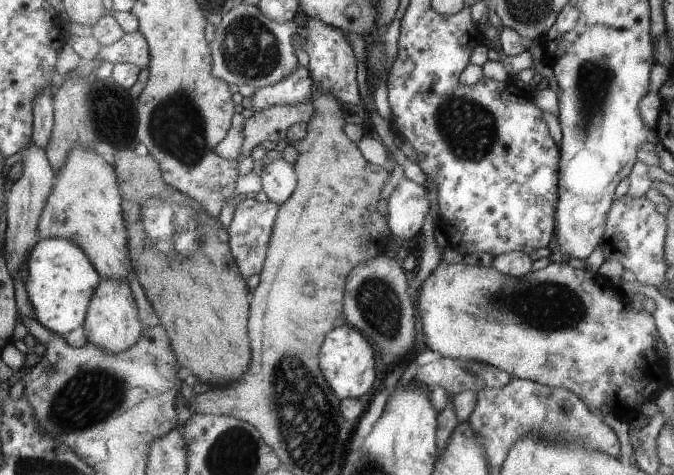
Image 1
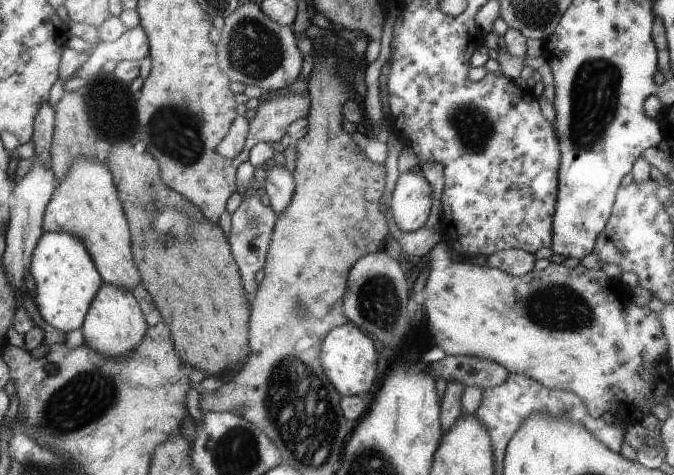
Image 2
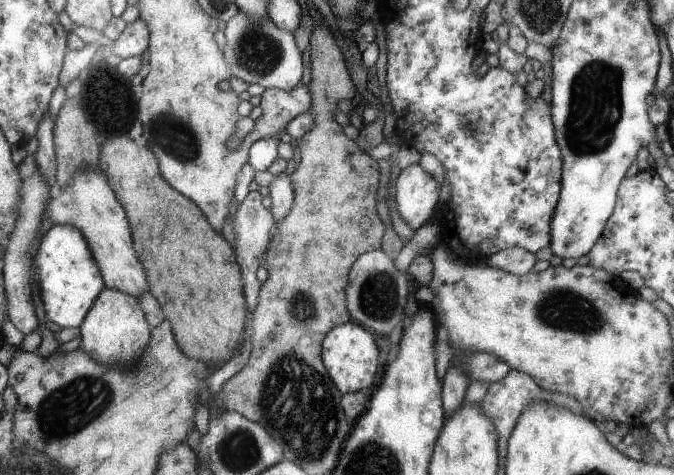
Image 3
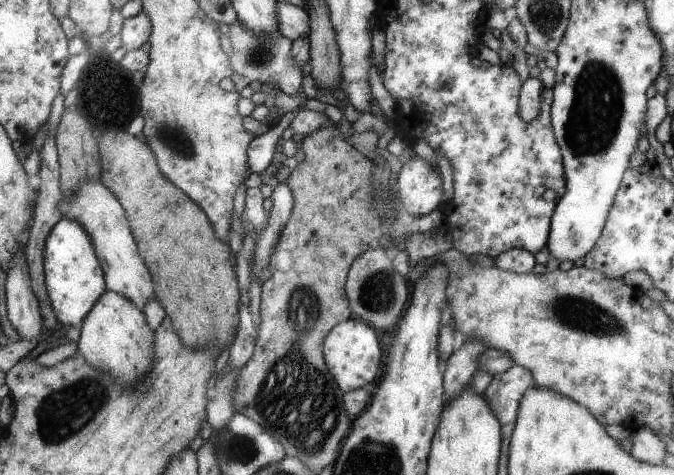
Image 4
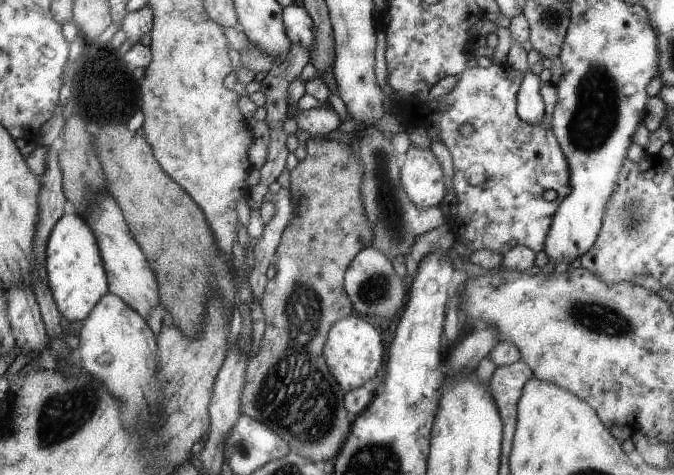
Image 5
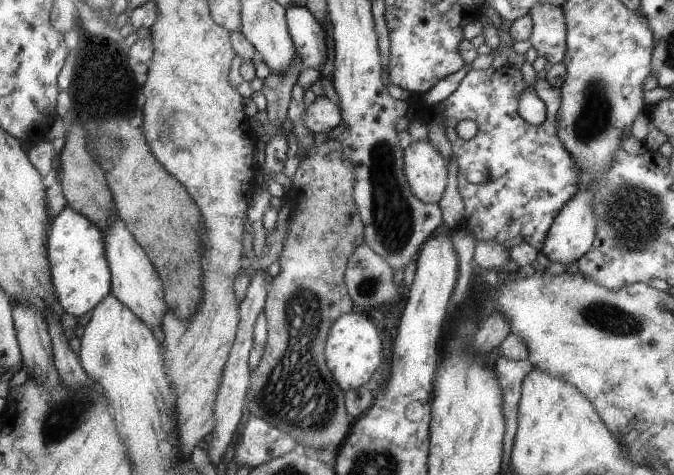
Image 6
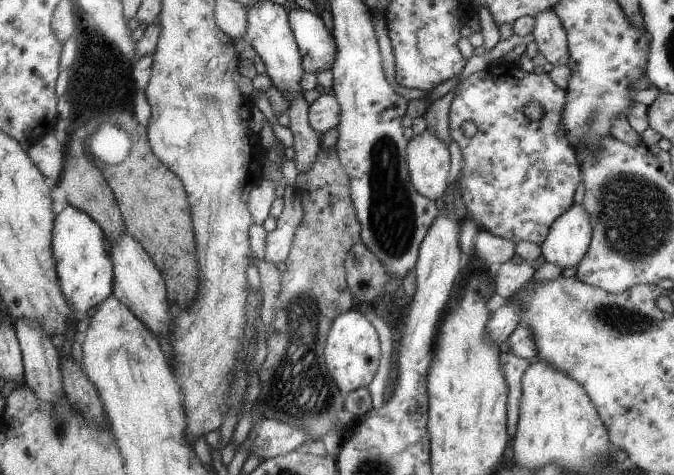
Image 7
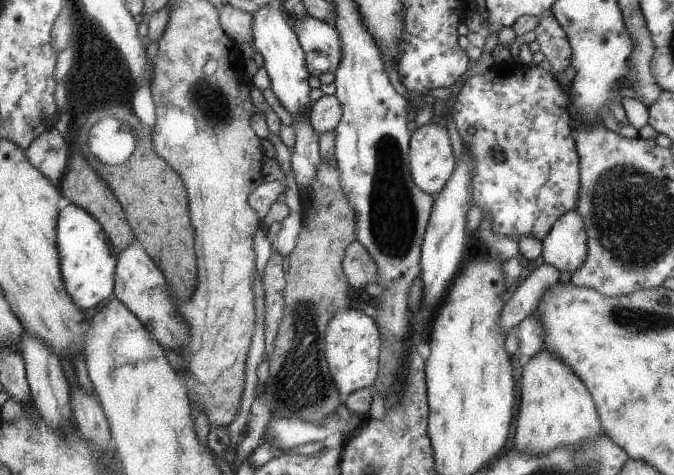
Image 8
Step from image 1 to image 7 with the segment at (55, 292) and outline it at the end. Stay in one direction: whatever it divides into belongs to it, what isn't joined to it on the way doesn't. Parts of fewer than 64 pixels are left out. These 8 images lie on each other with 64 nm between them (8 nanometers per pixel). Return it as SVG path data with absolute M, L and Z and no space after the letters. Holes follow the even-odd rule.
M68 204L55 215L51 229L51 248L59 290L69 310L82 317L89 308L93 308L112 294L113 262L109 258L111 243L85 212Z

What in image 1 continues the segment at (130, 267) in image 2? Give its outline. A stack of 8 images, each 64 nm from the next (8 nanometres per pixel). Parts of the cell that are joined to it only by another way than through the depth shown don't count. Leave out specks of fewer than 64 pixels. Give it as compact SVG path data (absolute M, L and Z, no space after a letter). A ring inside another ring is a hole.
M75 146L54 178L53 188L39 214L37 241L53 236L65 238L81 248L101 278L127 281L132 269L113 165L105 162L94 150Z

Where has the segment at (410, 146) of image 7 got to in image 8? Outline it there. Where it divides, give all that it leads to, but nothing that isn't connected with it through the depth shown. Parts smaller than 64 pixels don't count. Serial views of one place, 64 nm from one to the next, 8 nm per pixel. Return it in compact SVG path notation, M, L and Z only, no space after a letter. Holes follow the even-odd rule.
M439 113L433 114L433 120L429 119L424 125L417 127L409 139L409 172L415 186L423 192L431 195L441 192L447 178L453 172L455 158L452 154L451 142L445 126L440 126L435 120Z

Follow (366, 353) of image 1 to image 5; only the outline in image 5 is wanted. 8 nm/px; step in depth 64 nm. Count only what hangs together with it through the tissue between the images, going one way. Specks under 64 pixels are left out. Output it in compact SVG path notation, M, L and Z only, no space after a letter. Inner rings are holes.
M354 313L341 318L331 326L322 352L329 372L345 393L367 382L377 372L383 360L381 337L377 329L366 322L363 316Z

